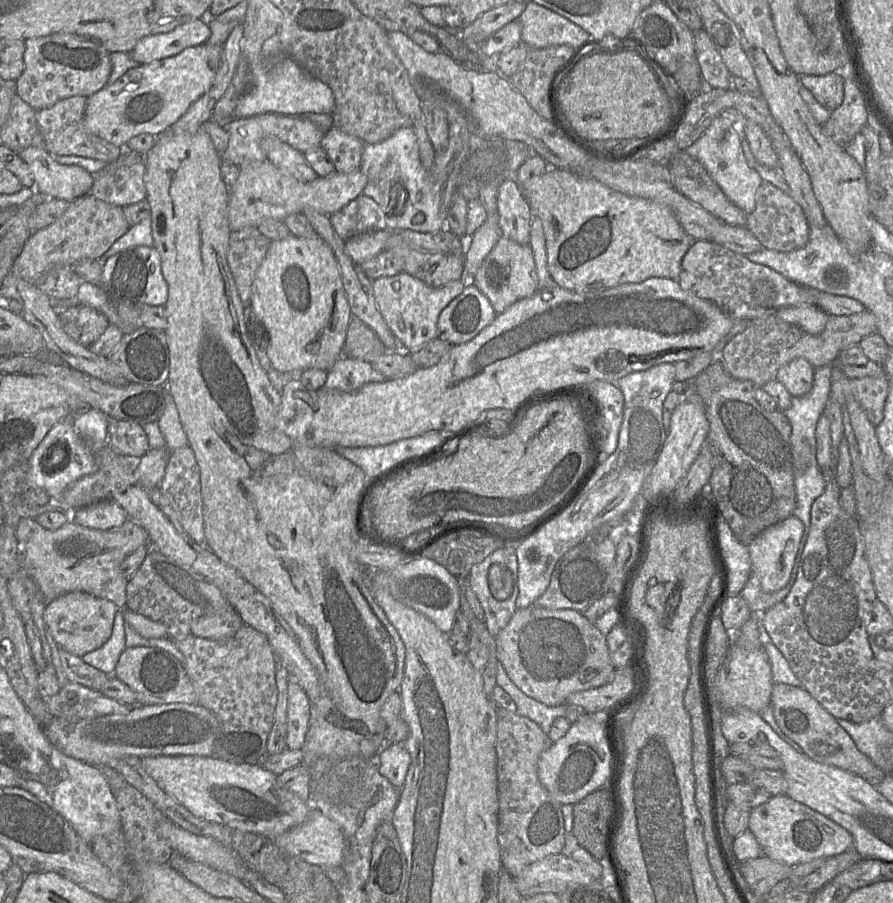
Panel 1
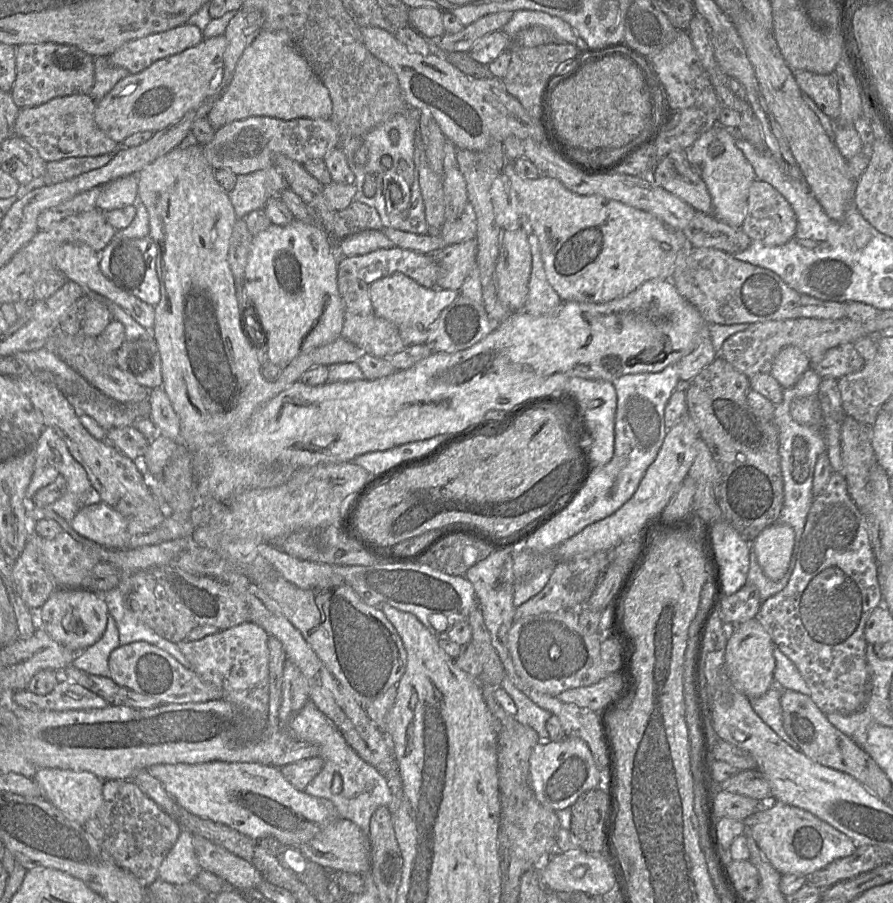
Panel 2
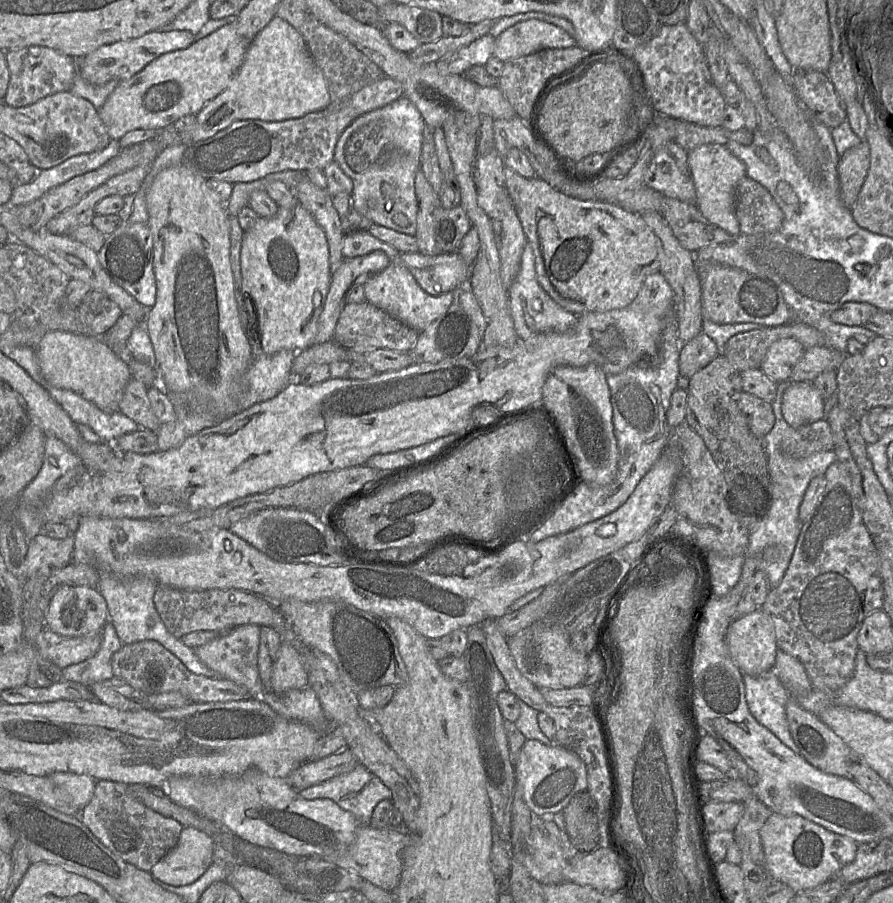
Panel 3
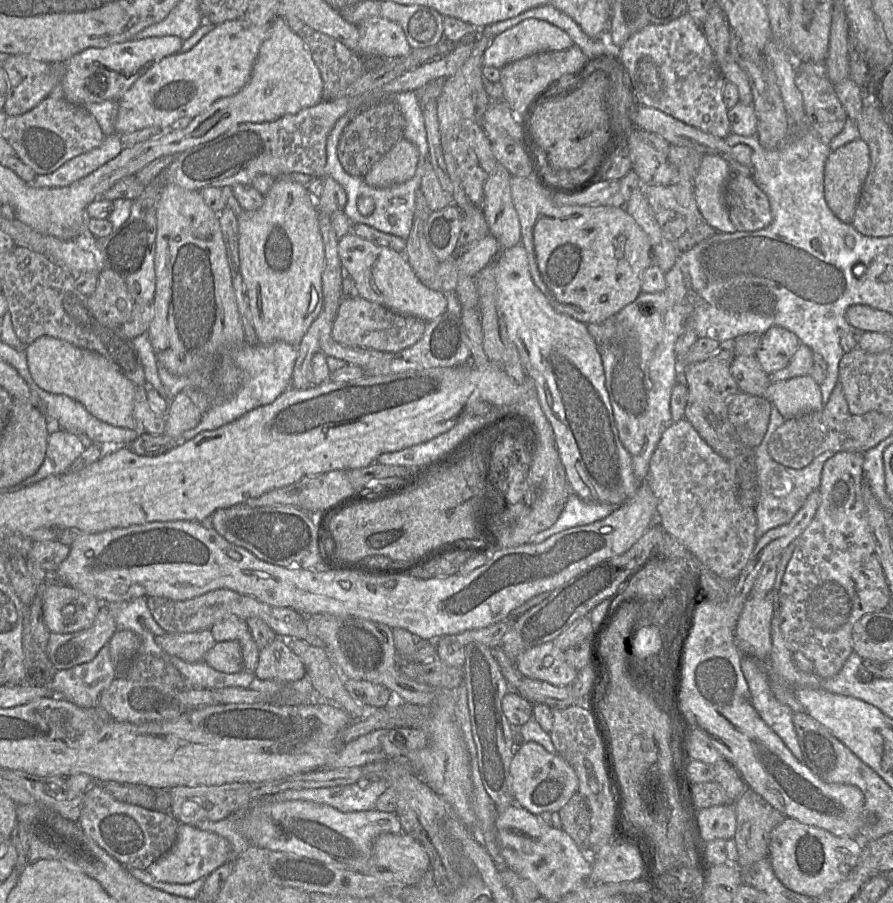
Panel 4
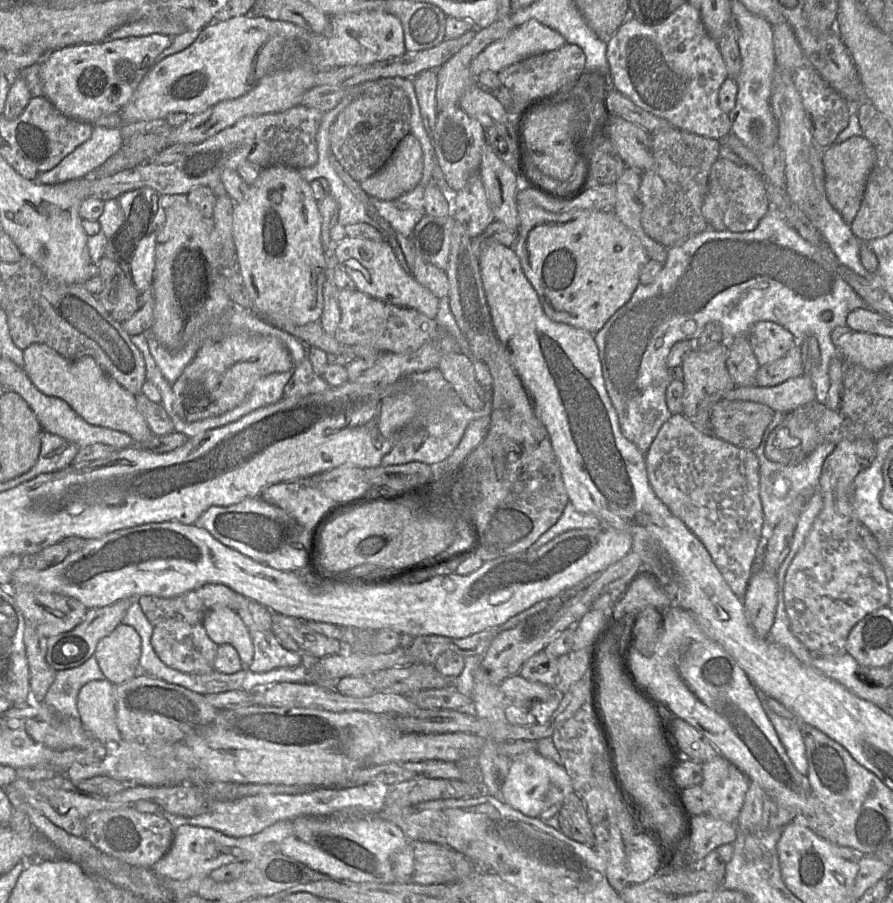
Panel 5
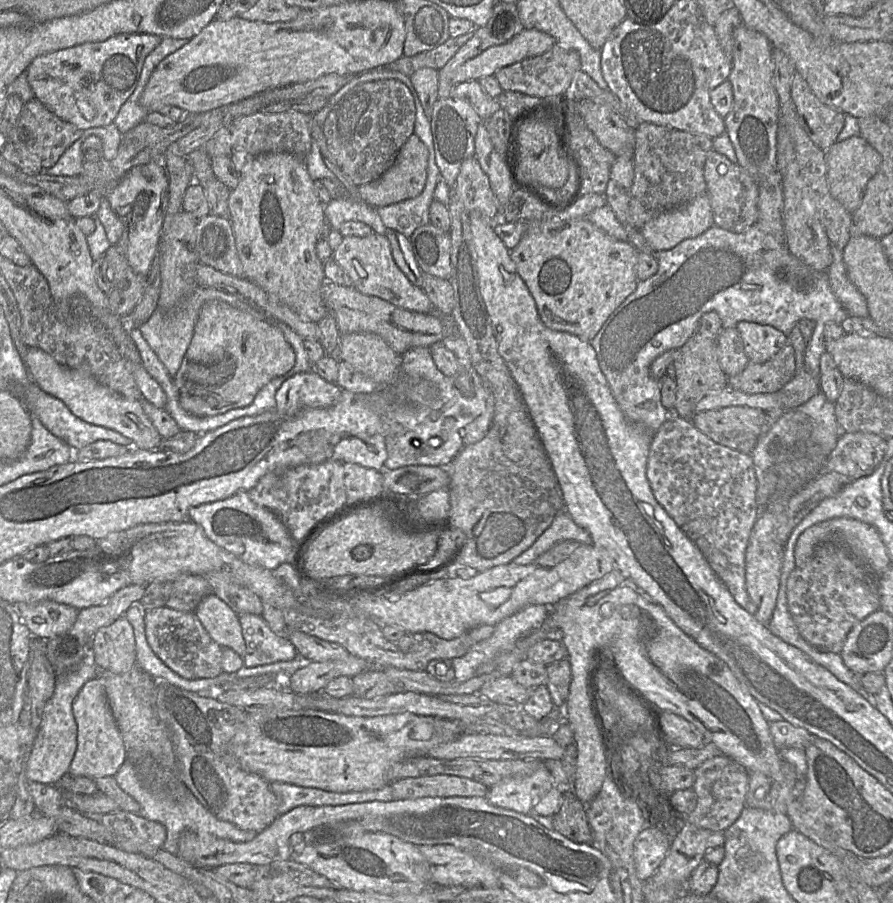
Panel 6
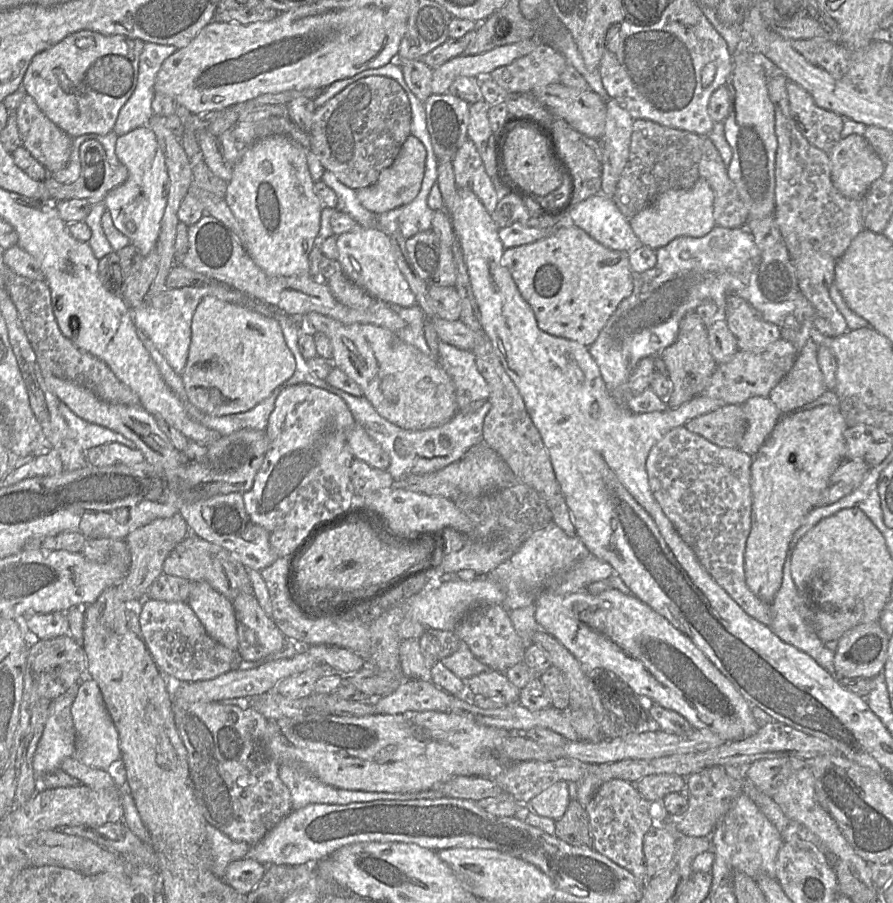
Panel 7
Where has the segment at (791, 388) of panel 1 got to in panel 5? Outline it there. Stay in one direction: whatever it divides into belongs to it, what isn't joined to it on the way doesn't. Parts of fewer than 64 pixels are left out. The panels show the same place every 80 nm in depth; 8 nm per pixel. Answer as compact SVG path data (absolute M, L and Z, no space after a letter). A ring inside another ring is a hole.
M766 321L754 324L746 337L760 366L780 359L796 344L788 330Z

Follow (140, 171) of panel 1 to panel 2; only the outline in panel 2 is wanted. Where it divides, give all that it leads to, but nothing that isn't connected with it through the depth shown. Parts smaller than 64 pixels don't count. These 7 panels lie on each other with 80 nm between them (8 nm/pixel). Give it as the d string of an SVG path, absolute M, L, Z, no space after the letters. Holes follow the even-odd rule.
M138 174L115 179L103 186L98 196L96 208L103 212L125 208L138 201Z

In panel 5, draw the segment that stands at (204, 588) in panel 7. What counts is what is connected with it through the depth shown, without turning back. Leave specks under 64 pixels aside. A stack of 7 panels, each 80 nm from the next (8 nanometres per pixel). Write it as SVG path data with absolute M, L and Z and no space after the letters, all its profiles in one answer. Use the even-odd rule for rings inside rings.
M224 606L215 607L204 615L201 624L215 644L233 646L243 667L248 668L254 655L253 643L247 626L235 611Z

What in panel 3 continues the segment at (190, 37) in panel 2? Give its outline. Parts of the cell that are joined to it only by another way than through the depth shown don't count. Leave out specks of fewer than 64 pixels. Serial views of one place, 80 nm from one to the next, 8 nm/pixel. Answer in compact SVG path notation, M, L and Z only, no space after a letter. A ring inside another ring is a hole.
M187 30L151 31L139 38L99 47L77 60L77 73L85 81L97 86L104 85L110 80L124 81L142 71L161 55L186 49L194 42L195 35Z

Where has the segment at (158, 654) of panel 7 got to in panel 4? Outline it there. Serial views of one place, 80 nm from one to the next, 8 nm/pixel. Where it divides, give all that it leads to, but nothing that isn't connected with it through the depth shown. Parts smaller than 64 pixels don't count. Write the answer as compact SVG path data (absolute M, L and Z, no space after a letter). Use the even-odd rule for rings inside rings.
M210 630L190 633L164 633L156 636L156 644L168 655L185 662L203 661L206 653L216 644Z

